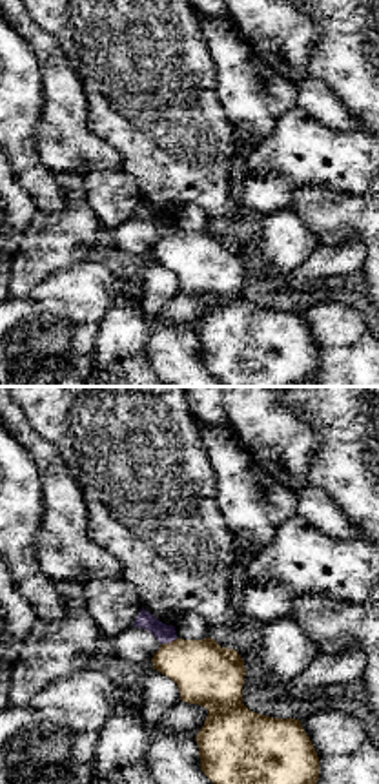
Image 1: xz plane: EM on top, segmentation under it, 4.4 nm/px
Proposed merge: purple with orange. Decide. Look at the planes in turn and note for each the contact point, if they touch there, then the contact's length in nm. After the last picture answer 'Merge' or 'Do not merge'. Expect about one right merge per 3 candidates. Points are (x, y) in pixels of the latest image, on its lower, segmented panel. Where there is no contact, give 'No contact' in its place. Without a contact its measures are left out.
Touches purple at (170, 640). Shared border 80 nm

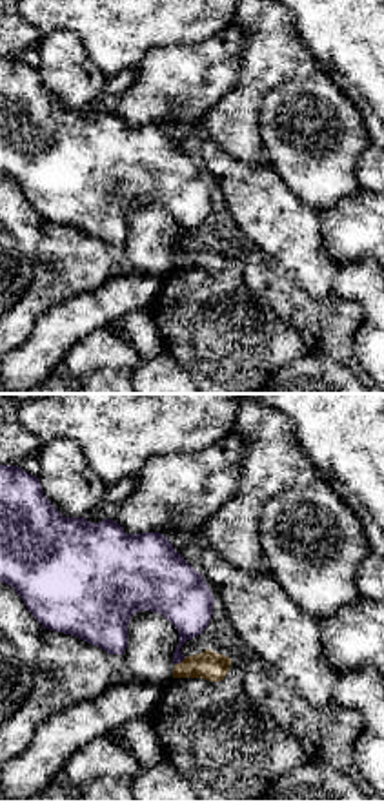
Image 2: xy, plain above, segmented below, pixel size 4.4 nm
Touches purple at (181, 660). Shared border 70 nm

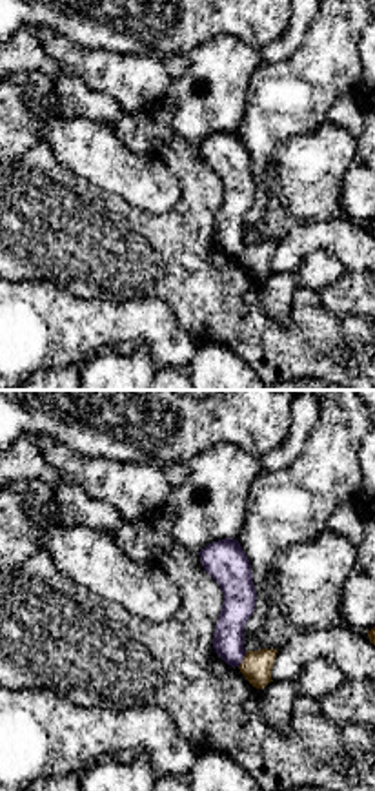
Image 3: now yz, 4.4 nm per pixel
Touches purple at (243, 658). Shared border 80 nm

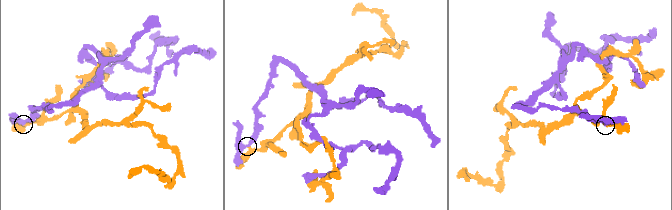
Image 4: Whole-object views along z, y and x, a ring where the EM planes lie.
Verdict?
Do not merge

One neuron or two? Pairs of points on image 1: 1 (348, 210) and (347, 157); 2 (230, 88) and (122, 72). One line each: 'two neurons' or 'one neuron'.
1: two neurons
2: two neurons

